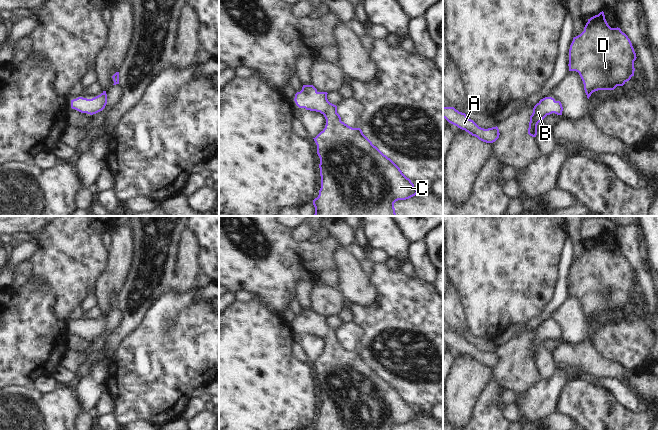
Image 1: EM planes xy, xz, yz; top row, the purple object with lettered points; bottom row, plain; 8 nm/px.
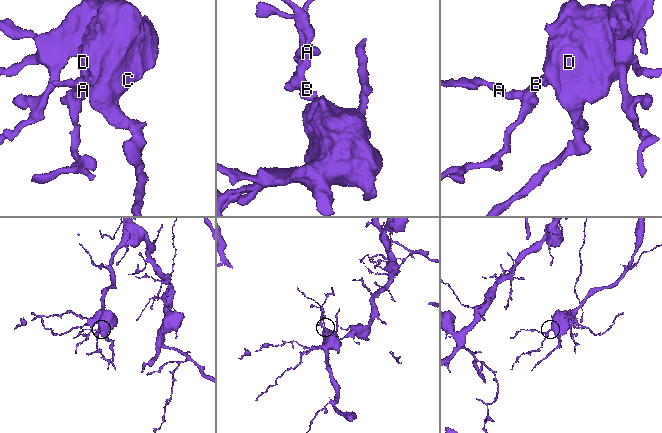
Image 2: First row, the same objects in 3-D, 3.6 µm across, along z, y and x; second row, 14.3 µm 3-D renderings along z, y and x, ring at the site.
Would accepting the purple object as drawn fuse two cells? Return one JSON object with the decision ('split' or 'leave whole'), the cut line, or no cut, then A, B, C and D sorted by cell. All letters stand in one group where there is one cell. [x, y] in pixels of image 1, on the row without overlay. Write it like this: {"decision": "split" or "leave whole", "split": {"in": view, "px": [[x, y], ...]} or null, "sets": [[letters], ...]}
{"decision": "leave whole", "split": null, "sets": [["A", "B", "C", "D"]]}

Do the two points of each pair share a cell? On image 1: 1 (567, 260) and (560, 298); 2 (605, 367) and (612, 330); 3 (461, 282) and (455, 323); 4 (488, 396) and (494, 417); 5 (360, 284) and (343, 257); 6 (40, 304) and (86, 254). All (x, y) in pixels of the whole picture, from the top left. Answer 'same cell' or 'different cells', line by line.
1: same cell
2: different cells
3: different cells
4: same cell
5: same cell
6: different cells

